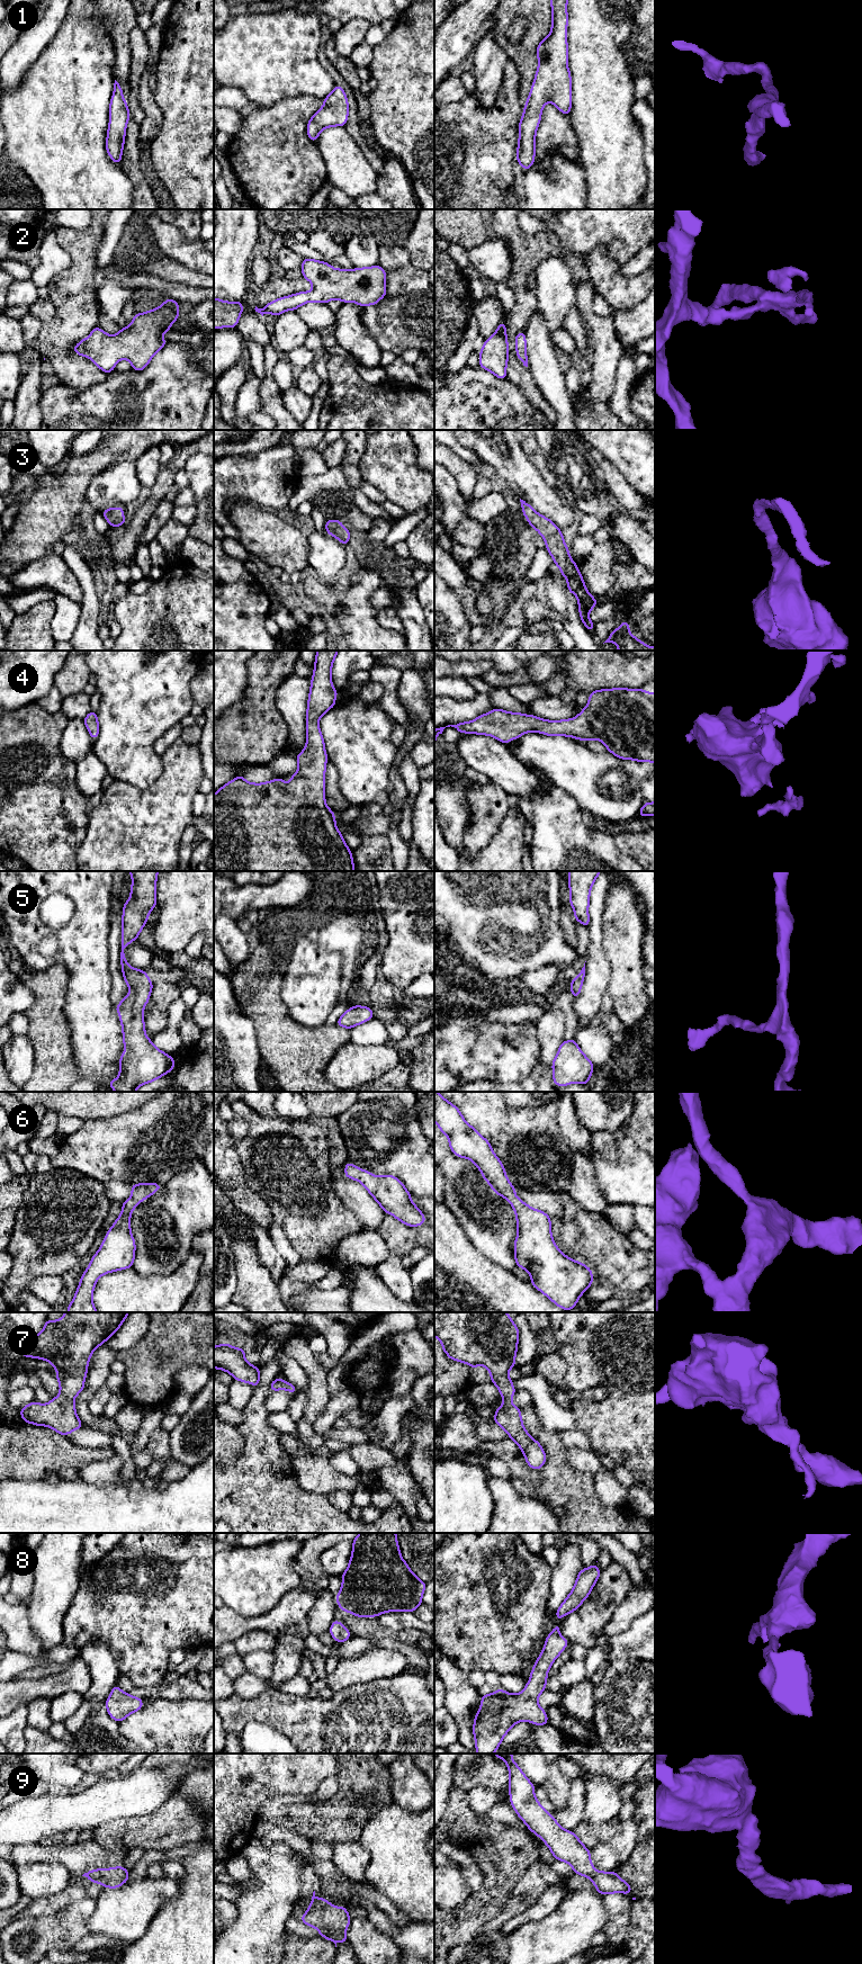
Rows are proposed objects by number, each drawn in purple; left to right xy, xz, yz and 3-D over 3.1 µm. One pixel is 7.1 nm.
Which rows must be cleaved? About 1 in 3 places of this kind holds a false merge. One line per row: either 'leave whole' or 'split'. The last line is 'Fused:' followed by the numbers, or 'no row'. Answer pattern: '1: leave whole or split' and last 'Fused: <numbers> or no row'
1: leave whole
2: leave whole
3: leave whole
4: leave whole
5: leave whole
6: leave whole
7: leave whole
8: leave whole
9: leave whole
Fused: no row

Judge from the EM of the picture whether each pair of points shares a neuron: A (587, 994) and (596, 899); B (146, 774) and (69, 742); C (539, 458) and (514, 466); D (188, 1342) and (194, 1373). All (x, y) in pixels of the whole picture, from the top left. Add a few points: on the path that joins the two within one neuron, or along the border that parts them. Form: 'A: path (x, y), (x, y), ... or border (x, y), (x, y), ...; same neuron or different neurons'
A: path (595, 970), (595, 923); same neuron
B: border (93, 741), (91, 750); different neurons
C: border (518, 441), (546, 483); different neurons
D: border (201, 1365), (182, 1368), (174, 1375), (172, 1382); different neurons

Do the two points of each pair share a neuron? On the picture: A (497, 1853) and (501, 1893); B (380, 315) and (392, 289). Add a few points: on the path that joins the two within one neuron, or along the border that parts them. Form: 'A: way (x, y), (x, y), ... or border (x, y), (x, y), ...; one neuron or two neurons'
A: way (500, 1863), (500, 1883); one neuron
B: border (415, 290), (409, 294), (386, 296); two neurons

